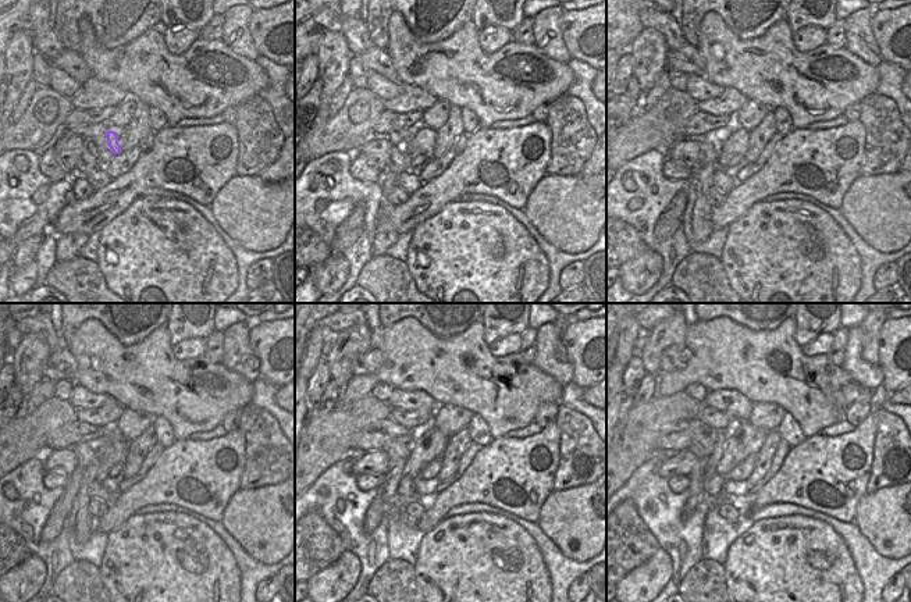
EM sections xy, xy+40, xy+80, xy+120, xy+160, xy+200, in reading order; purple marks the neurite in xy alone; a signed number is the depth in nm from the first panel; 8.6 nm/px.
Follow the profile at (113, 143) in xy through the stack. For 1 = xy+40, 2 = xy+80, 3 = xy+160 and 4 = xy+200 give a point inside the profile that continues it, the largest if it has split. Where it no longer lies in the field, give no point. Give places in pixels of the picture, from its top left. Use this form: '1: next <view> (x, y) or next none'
1: next xy+40 (423, 143)
2: next xy+80 (737, 142)
3: next xy+160 (429, 444)
4: next xy+200 (744, 440)

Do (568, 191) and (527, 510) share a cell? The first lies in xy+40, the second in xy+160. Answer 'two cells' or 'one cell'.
two cells

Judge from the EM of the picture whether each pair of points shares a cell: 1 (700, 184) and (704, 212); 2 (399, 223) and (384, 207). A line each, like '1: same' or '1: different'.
1: same
2: different

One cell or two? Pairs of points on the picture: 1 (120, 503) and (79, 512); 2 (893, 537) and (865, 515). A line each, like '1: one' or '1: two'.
1: two
2: one

